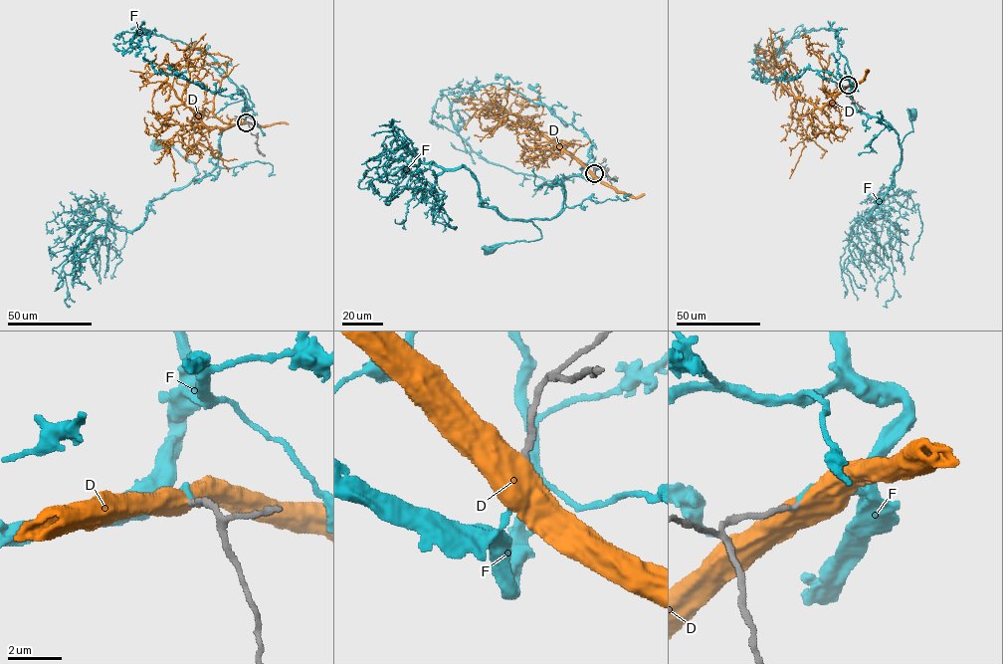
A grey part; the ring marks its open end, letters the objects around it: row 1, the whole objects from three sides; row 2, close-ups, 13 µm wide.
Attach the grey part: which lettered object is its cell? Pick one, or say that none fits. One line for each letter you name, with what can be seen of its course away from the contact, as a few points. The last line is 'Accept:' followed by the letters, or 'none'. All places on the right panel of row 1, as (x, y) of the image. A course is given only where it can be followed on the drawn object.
F: course (848, 86), (852, 86), (856, 108), (885, 119), (898, 134), (901, 146), (912, 130), (908, 113), (913, 111)
Accept: F

